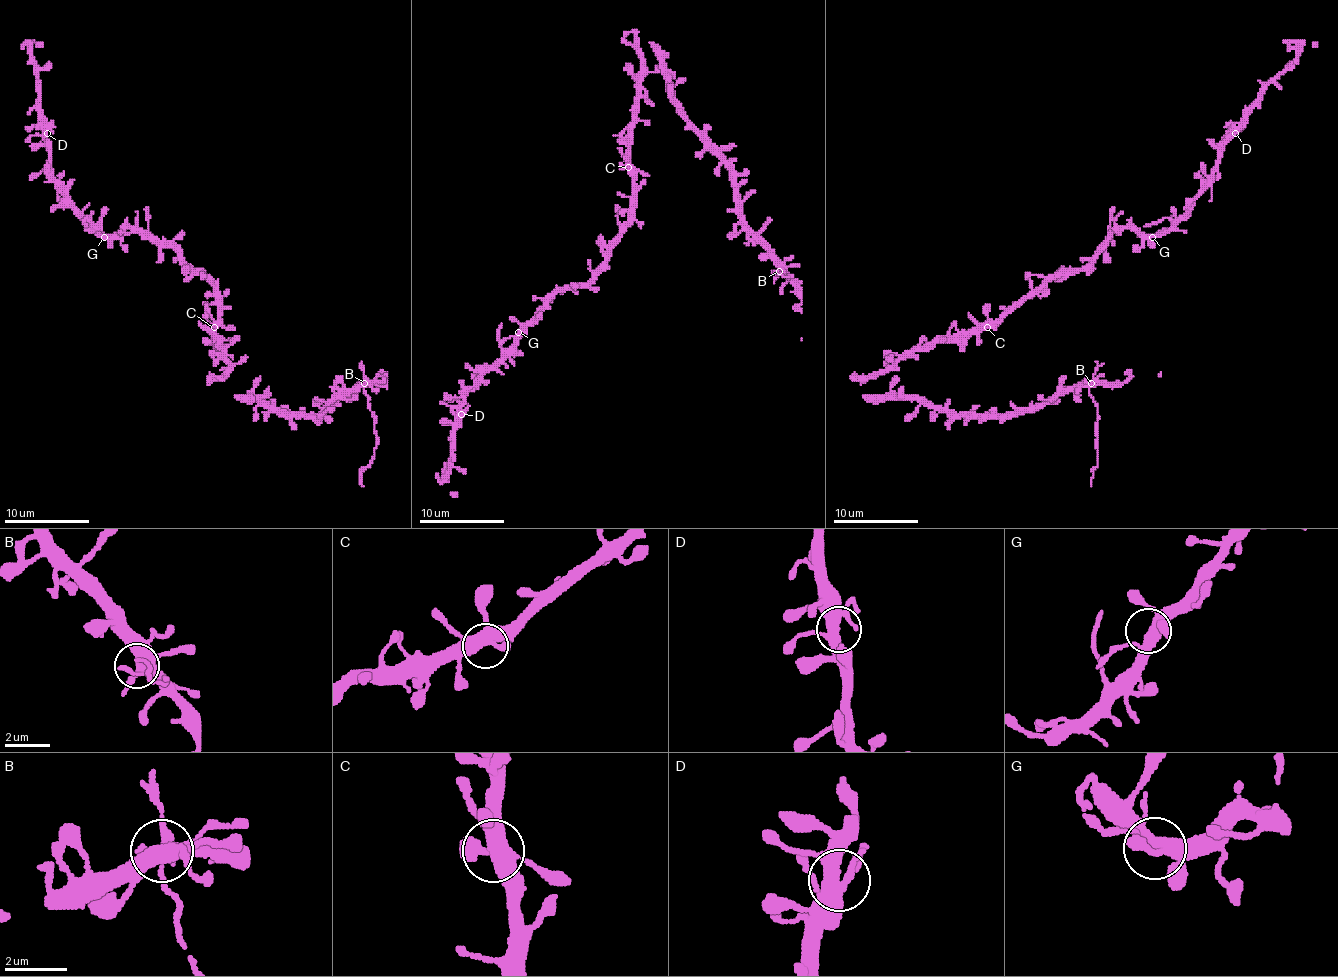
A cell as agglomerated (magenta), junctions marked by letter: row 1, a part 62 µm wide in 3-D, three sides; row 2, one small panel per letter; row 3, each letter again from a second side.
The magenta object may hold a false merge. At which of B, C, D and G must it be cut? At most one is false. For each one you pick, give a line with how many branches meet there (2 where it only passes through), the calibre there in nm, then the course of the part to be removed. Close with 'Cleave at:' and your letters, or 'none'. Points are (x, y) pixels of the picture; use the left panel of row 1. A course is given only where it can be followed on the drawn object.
B: branches 6; calibre 380 nm; course (364, 382), (376, 435), (374, 458), (361, 473), (364, 486)
Cleave at: B

